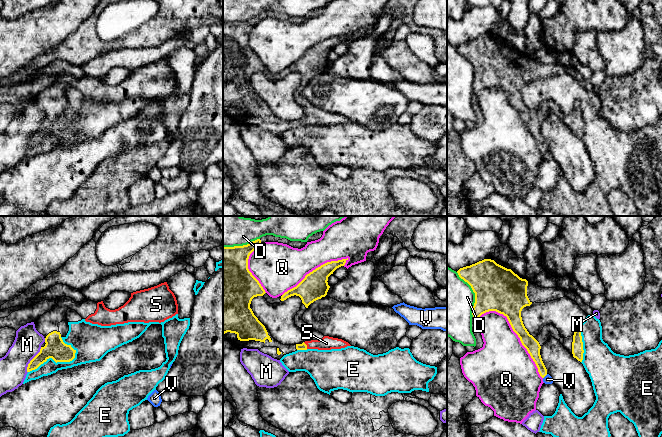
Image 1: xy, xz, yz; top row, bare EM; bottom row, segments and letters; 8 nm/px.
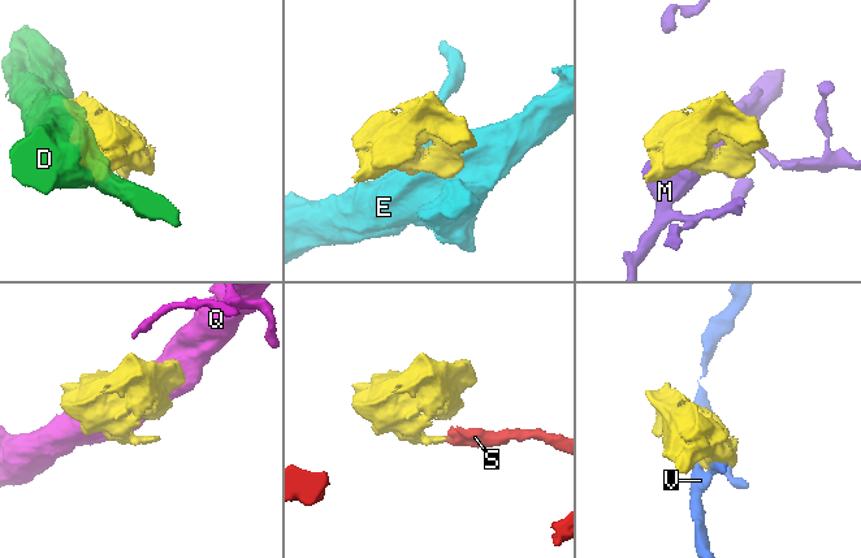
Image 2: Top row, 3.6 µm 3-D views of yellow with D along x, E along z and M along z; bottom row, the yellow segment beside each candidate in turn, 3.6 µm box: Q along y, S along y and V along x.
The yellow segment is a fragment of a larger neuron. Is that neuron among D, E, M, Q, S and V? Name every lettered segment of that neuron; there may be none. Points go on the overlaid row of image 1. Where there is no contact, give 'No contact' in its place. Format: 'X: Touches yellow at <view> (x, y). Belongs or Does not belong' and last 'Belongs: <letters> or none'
D: Touches yellow at yz (475, 294). Does not belong
E: Touches yellow at xy (54, 360). Does not belong
M: Touches yellow at xy (31, 360). Does not belong
Q: Touches yellow at yz (518, 336). Does not belong
S: Touches yellow at xz (306, 345). Belongs
V: Touches yellow at yz (545, 375). Does not belong
Belongs: S

